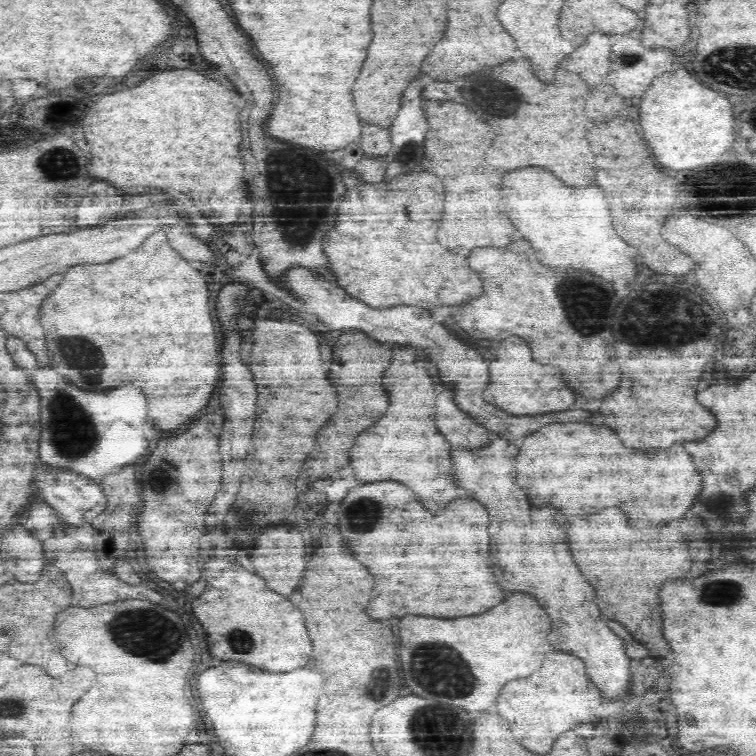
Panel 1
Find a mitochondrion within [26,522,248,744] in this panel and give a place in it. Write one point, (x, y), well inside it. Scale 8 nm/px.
(148, 632)

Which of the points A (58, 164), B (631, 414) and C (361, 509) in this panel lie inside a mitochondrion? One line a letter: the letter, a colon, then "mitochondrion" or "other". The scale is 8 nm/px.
A: mitochondrion
B: other
C: mitochondrion

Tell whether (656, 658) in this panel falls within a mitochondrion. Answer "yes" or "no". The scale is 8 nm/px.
no

